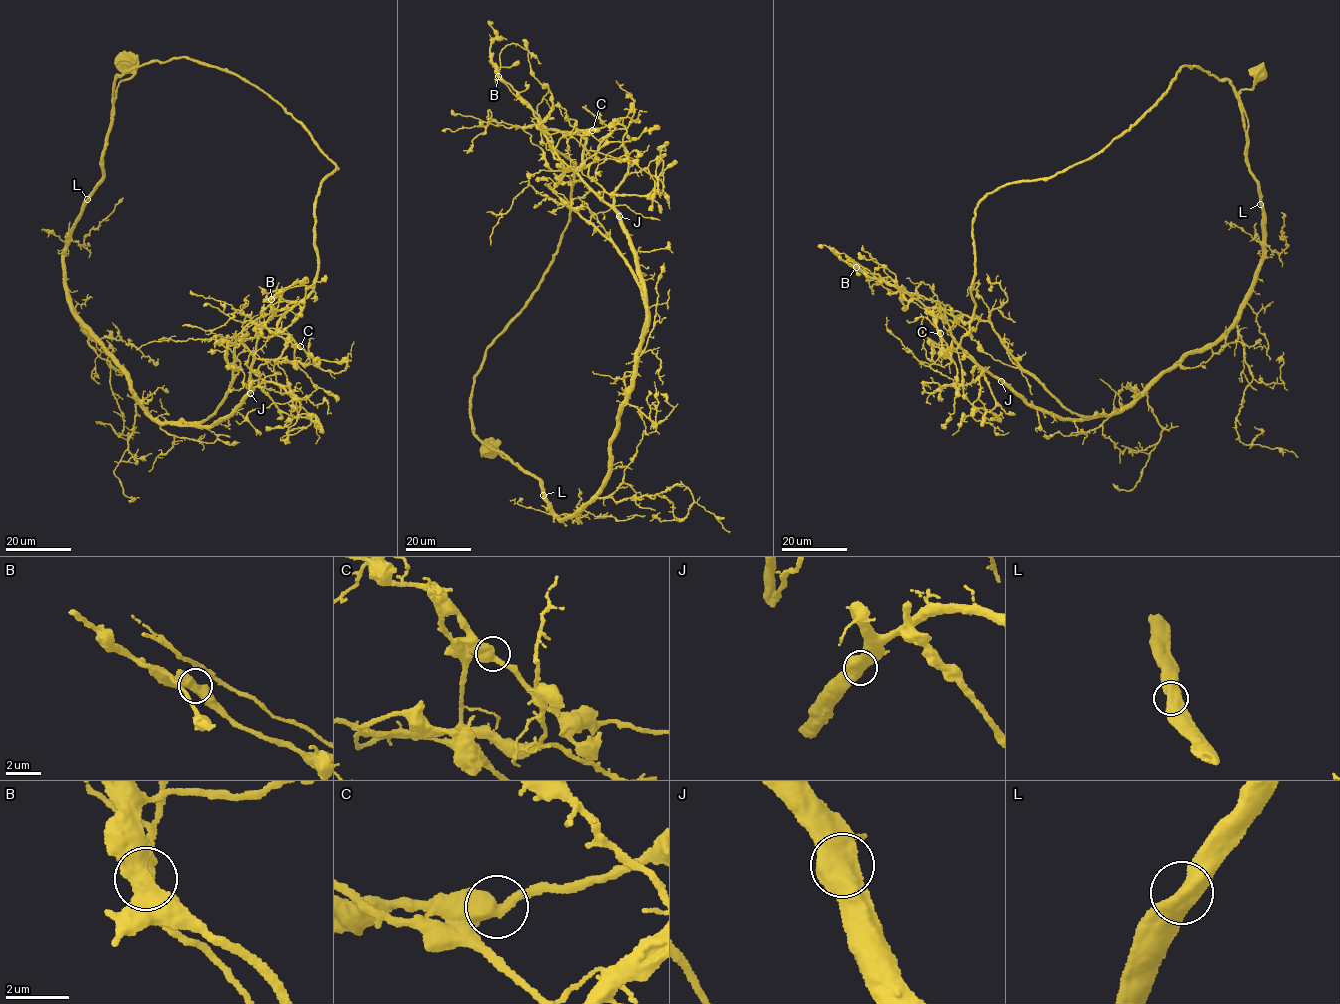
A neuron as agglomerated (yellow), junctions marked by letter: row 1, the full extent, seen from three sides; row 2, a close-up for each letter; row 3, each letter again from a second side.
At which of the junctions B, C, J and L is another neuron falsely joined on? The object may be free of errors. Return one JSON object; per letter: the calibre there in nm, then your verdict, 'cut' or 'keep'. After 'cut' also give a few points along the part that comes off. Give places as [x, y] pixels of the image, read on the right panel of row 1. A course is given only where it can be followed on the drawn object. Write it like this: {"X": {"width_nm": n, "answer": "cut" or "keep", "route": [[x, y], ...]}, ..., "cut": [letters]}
{"B": {"width_nm": 600, "answer": "keep"}, "C": {"width_nm": 500, "answer": "keep"}, "J": {"width_nm": 650, "answer": "keep"}, "L": {"width_nm": 600, "answer": "keep"}, "cut": []}

